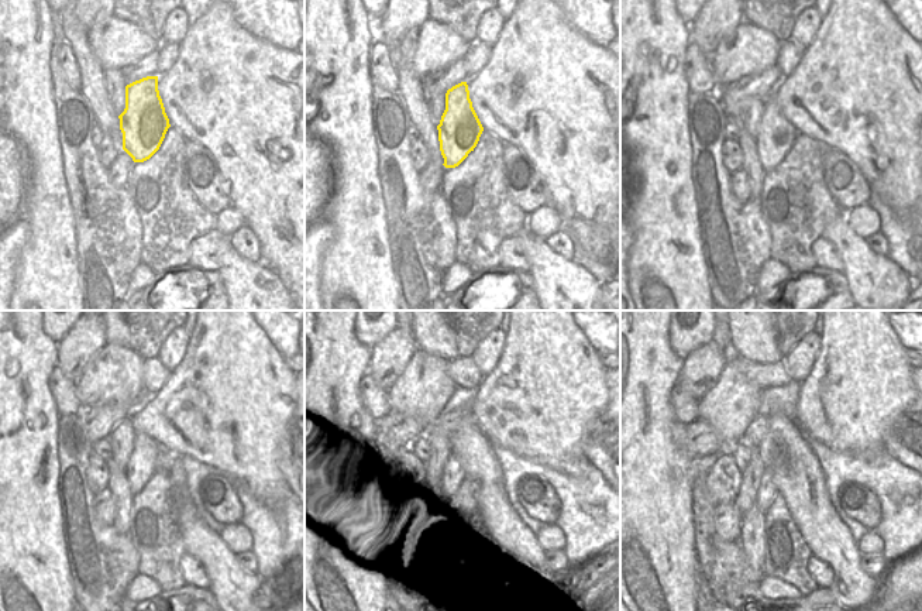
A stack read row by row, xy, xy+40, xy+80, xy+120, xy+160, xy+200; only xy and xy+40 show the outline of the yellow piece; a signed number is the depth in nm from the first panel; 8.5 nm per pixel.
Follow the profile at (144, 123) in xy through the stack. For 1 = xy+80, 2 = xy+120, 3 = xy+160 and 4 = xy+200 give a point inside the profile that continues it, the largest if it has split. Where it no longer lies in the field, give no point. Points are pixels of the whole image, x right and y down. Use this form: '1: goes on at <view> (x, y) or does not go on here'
1: goes on at xy+80 (776, 136)
2: goes on at xy+120 (143, 463)
3: goes on at xy+160 (454, 474)
4: goes on at xy+200 (767, 490)

